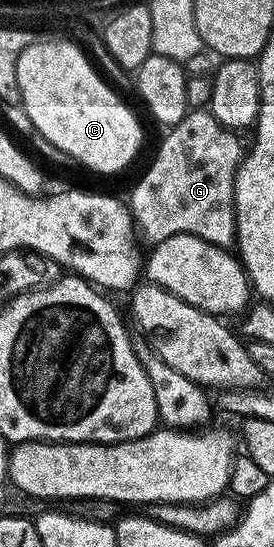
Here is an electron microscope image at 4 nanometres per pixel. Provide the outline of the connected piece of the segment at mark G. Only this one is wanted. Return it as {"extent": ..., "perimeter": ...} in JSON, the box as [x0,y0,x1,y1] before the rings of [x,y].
{"extent":[128,109,244,249],"perimeter":[[[190,109],[187,110],[186,116],[172,128],[165,132],[166,136],[162,139],[162,144],[158,147],[158,152],[154,155],[154,160],[150,163],[150,168],[142,175],[142,180],[135,185],[130,191],[130,199],[128,198],[128,206],[130,213],[134,217],[134,226],[137,234],[140,236],[141,242],[147,245],[153,245],[164,241],[173,235],[191,235],[192,237],[200,237],[204,241],[208,241],[217,247],[230,249],[235,246],[238,230],[236,229],[236,217],[234,216],[234,178],[238,172],[238,167],[244,158],[244,143],[238,140],[239,136],[231,131],[229,127],[220,125],[220,121],[216,121],[216,117],[208,109]]]}

